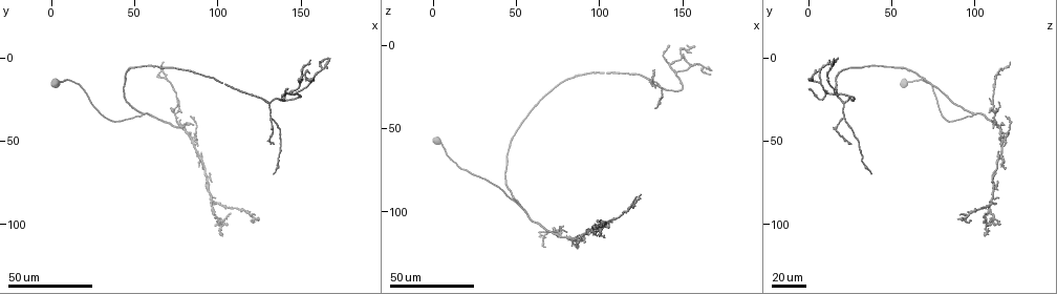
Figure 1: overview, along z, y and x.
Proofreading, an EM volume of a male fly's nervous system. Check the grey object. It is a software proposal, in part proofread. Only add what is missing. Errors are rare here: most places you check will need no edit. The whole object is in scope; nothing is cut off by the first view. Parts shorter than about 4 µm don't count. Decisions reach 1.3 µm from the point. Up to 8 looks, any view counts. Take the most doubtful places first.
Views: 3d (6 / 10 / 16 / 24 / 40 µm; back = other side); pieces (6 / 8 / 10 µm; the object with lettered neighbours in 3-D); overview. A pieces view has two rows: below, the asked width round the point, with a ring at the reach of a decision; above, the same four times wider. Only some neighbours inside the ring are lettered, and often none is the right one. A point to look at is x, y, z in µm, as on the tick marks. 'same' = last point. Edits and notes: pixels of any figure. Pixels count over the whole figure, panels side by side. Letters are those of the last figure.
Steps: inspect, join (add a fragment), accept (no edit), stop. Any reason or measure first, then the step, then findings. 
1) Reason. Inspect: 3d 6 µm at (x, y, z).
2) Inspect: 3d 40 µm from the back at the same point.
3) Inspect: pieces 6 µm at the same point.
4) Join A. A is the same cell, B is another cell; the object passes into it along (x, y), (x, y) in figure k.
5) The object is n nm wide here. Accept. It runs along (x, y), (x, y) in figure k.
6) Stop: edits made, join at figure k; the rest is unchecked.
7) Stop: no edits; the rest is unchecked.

Branch stops here. Inspect: 3d 24 µm at (96, 94, 106).

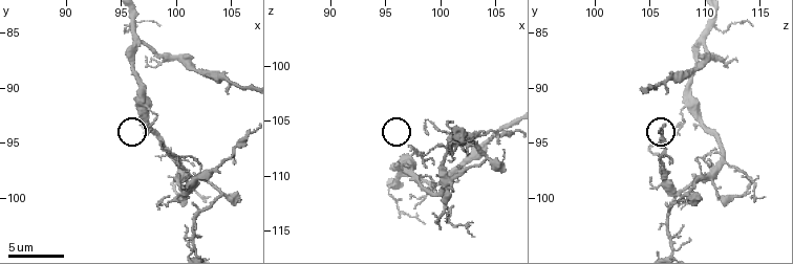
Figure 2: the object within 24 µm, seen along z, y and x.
Inspect: pieces 6 µm at (97.6, 94.2, 107.6).

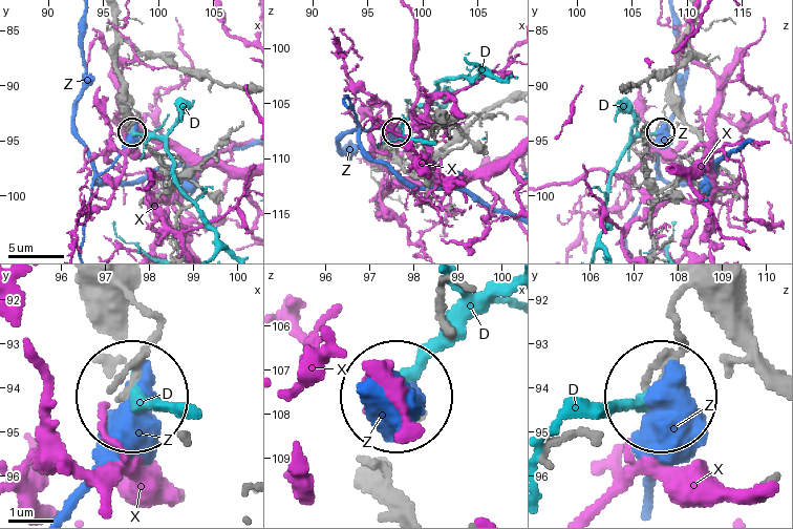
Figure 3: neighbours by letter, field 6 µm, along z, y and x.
Accept. D, X and Z are other cells; it runs along (685, 290), (663, 387) in figure 3; none of them fits.

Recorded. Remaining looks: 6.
An open end. Inspect: 3d 40 µm at (85, 41, 117).

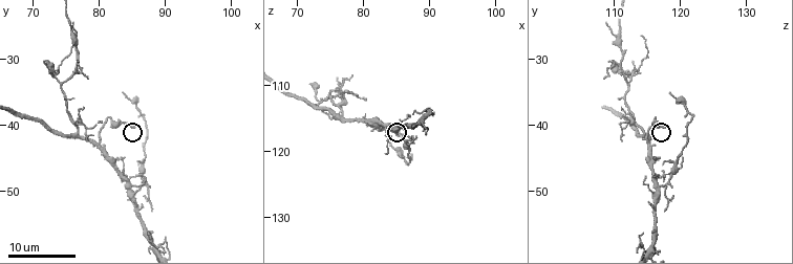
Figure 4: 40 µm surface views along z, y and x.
See the neighbours. Inspect: pieces 10 µm at (85.0, 40.5, 117.5).

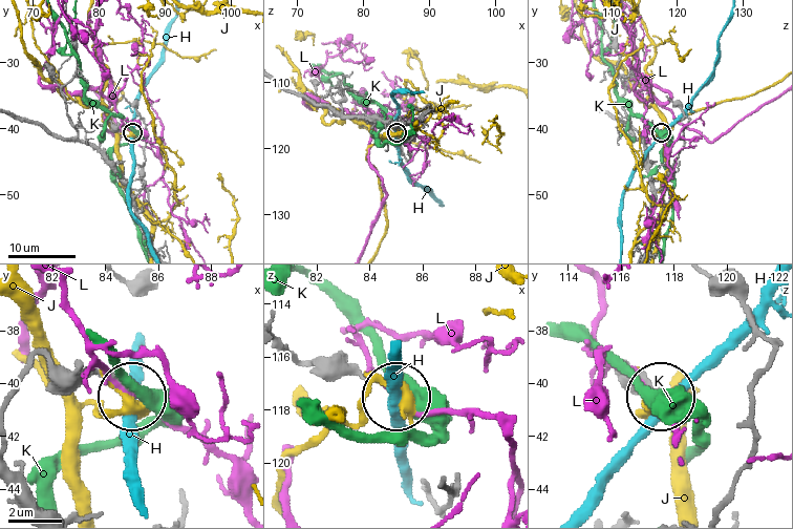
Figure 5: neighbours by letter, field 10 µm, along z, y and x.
The object is 160 nm wide here. Accept. H, J, K and L are other cells; no lettered fragment goes on from it.

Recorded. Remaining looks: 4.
Long arm stops here. Inspect: 3d 24 µm at (133, 52, 27).

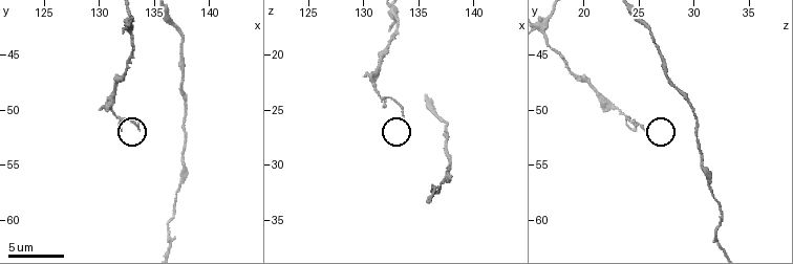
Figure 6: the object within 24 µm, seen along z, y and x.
Inspect: 3d 6 µm at (133.4, 52.0, 25.6).

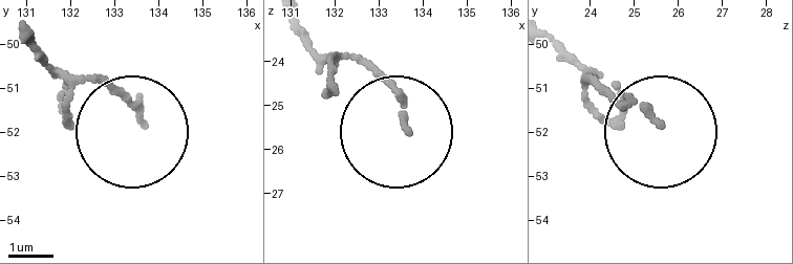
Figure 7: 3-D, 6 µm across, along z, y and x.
See the neighbours. Inspect: pieces 10 µm at (133.60, 51.70, 25.55).

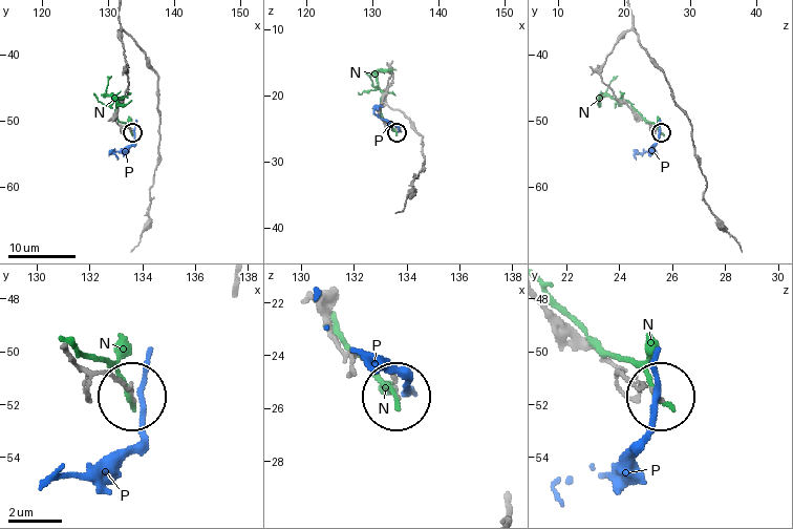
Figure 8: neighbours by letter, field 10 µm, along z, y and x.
Accept. N and P are other cells; no lettered fragment goes on from it.

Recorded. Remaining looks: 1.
Stop: no edits; the rest is unchecked.

